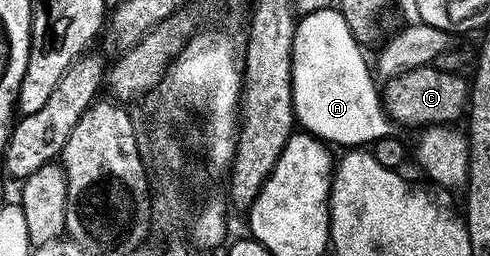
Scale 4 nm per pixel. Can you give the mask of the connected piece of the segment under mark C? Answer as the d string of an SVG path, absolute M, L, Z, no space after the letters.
M435 65L419 67L387 80L382 91L384 110L393 124L427 129L433 125L456 125L470 111L470 83L460 73L439 71Z

